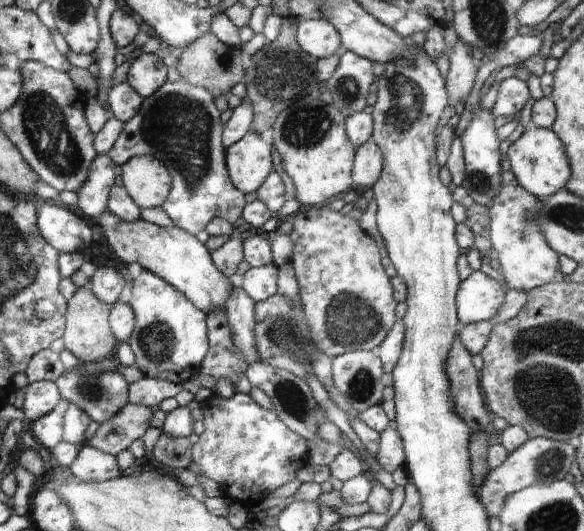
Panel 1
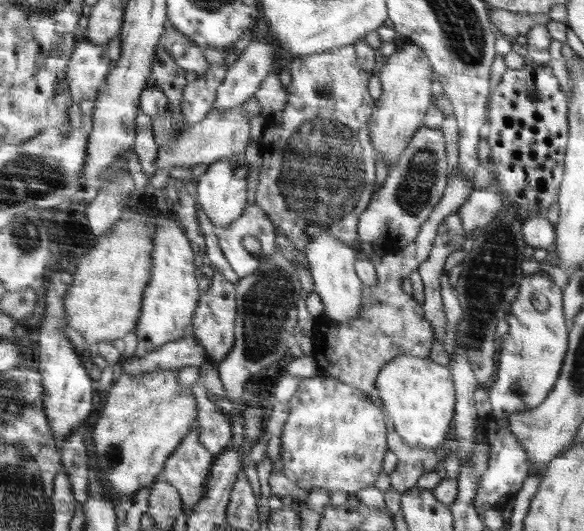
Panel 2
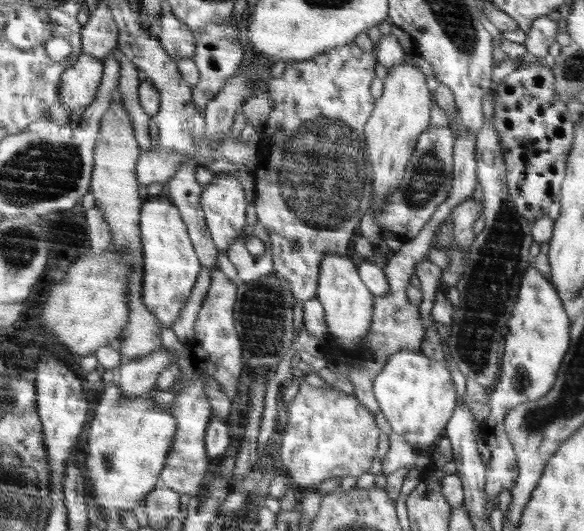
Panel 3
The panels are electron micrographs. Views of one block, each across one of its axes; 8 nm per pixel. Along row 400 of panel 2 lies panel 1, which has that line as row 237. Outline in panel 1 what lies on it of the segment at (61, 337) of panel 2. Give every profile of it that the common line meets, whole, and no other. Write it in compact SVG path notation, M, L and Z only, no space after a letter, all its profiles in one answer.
M58 201L41 203L39 225L43 235L61 253L82 252L92 240L92 229L86 220Z

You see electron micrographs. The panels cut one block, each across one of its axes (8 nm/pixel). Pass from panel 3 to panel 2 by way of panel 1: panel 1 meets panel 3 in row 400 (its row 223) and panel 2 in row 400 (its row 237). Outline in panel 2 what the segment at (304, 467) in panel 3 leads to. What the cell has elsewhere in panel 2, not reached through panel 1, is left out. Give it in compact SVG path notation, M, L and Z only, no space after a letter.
M315 375L302 379L288 405L290 414L280 436L282 471L286 477L304 490L344 490L349 495L374 484L382 466L382 454L386 452L386 422L364 390L332 377Z

